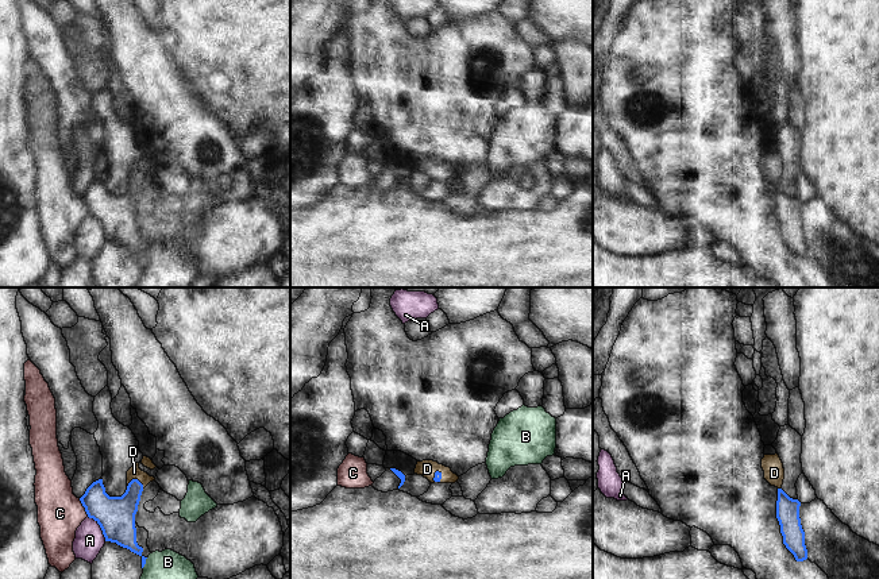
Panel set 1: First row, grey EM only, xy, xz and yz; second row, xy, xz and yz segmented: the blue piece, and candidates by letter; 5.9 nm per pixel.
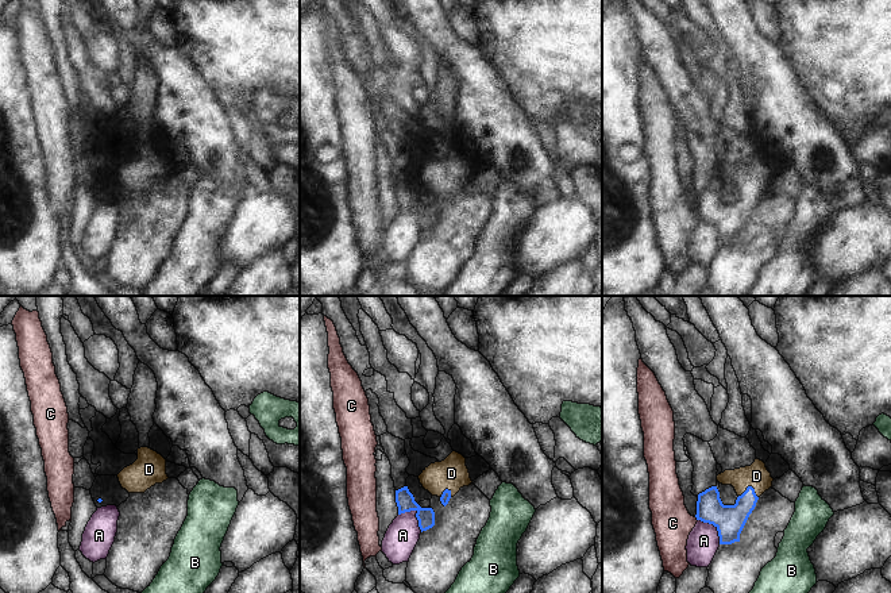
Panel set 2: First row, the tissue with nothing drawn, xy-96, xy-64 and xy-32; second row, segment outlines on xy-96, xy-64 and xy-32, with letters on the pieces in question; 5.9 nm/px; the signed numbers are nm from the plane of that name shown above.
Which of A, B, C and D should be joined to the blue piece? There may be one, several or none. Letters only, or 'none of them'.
D

